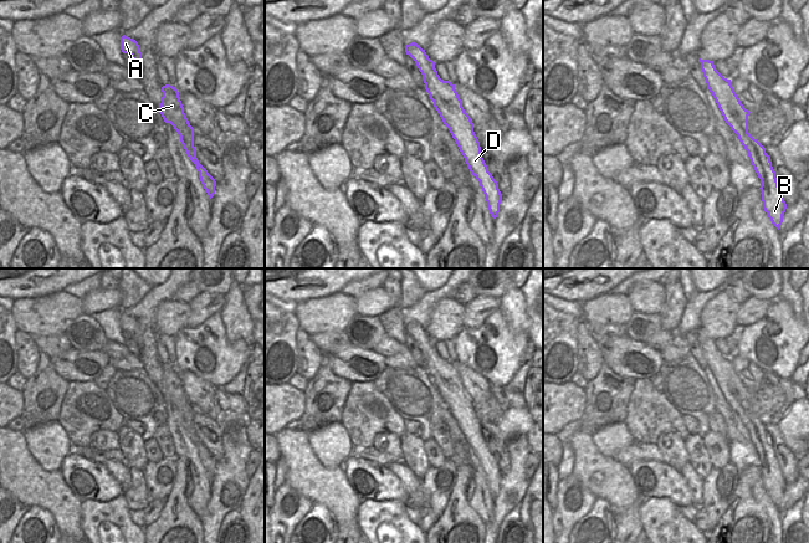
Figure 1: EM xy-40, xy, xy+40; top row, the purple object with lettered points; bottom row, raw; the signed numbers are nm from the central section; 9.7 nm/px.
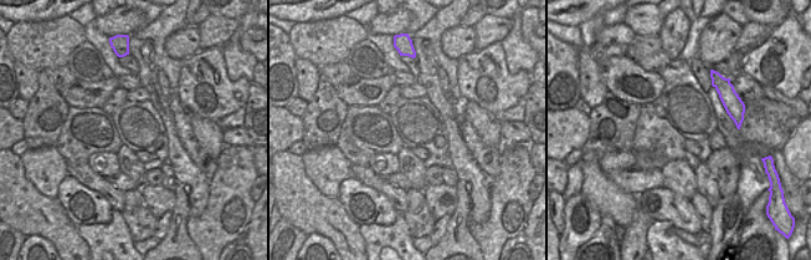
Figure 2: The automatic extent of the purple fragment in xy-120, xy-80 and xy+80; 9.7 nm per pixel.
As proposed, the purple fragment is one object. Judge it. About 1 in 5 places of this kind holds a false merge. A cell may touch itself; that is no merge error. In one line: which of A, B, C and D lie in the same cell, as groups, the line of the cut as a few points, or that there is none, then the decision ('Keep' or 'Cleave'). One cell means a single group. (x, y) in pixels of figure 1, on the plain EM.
Groups: A B C D. No split. Keep.

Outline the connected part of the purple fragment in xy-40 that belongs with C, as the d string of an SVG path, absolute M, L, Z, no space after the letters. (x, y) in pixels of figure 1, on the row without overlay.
M165 363L162 365L163 375L159 384L159 391L165 401L170 401L180 415L180 420L190 436L195 442L200 460L211 477L215 472L216 460L208 451L208 449L199 441L196 436L196 427L194 425L194 406L190 404L181 383L179 370L175 365Z

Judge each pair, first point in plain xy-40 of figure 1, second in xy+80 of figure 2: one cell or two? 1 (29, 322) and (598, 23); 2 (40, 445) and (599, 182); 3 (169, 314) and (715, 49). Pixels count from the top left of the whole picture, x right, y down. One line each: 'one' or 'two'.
1: two
2: two
3: one

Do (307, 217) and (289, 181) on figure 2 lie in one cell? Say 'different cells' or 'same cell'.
same cell

